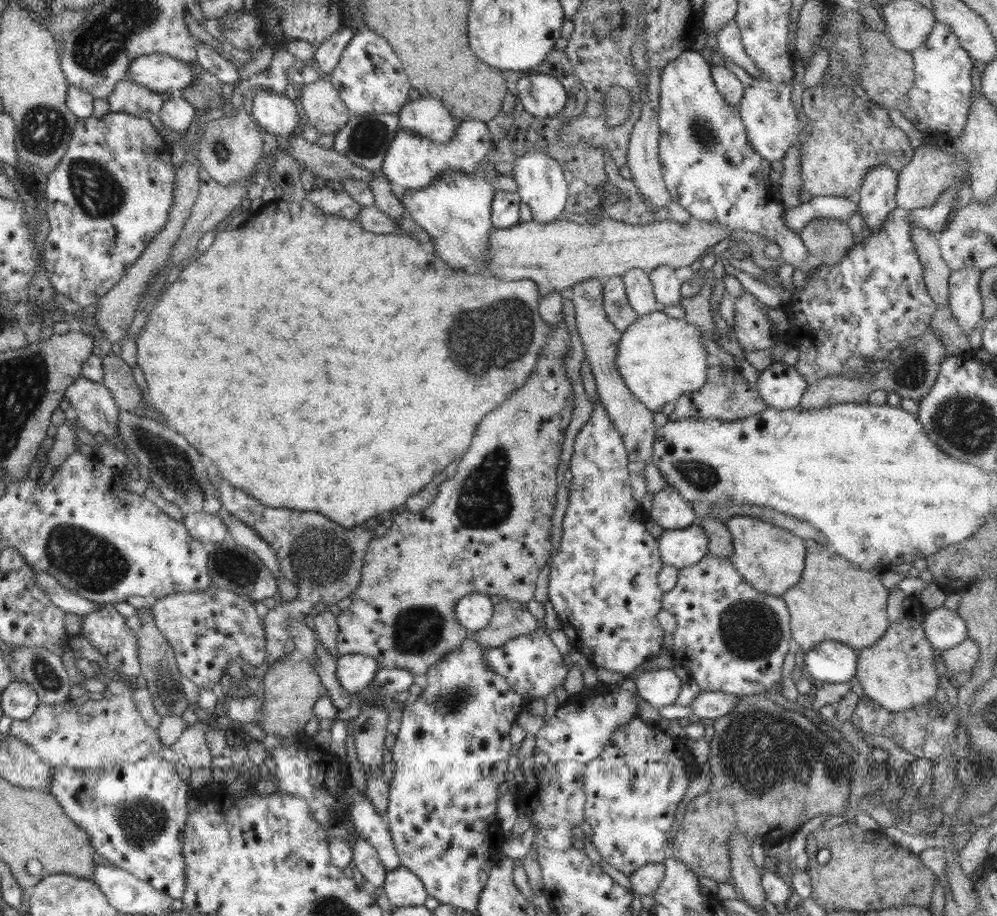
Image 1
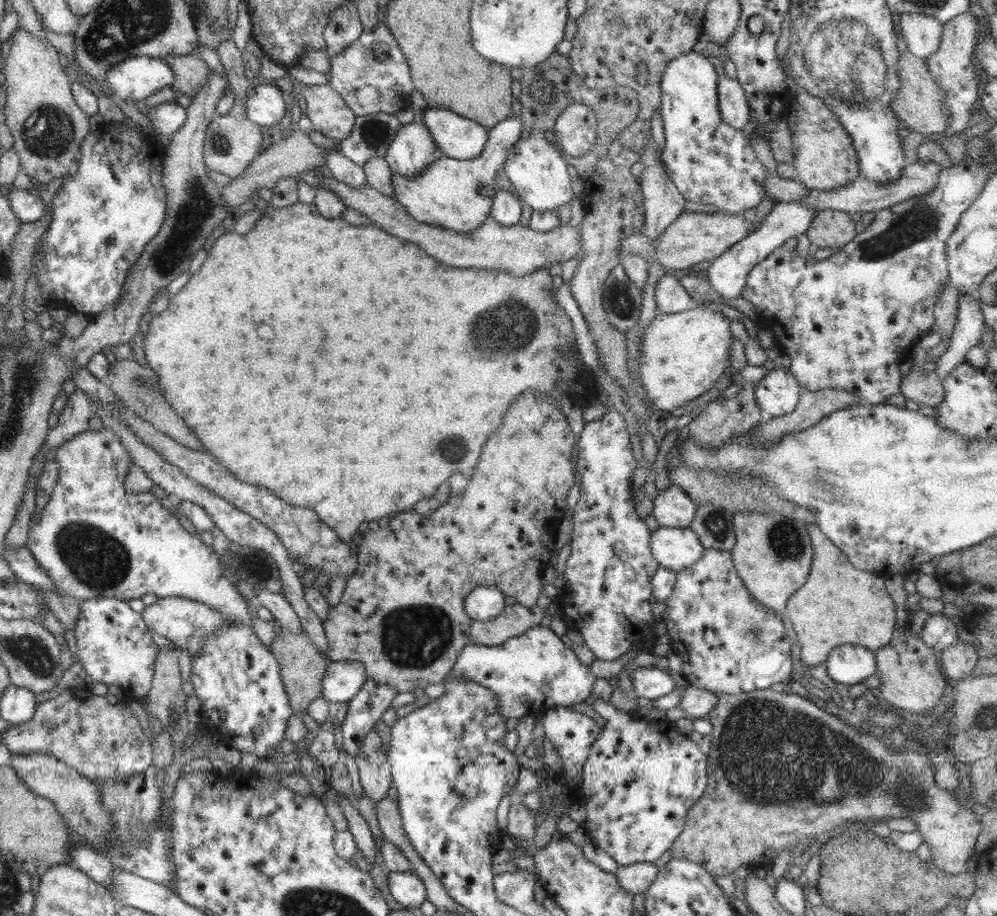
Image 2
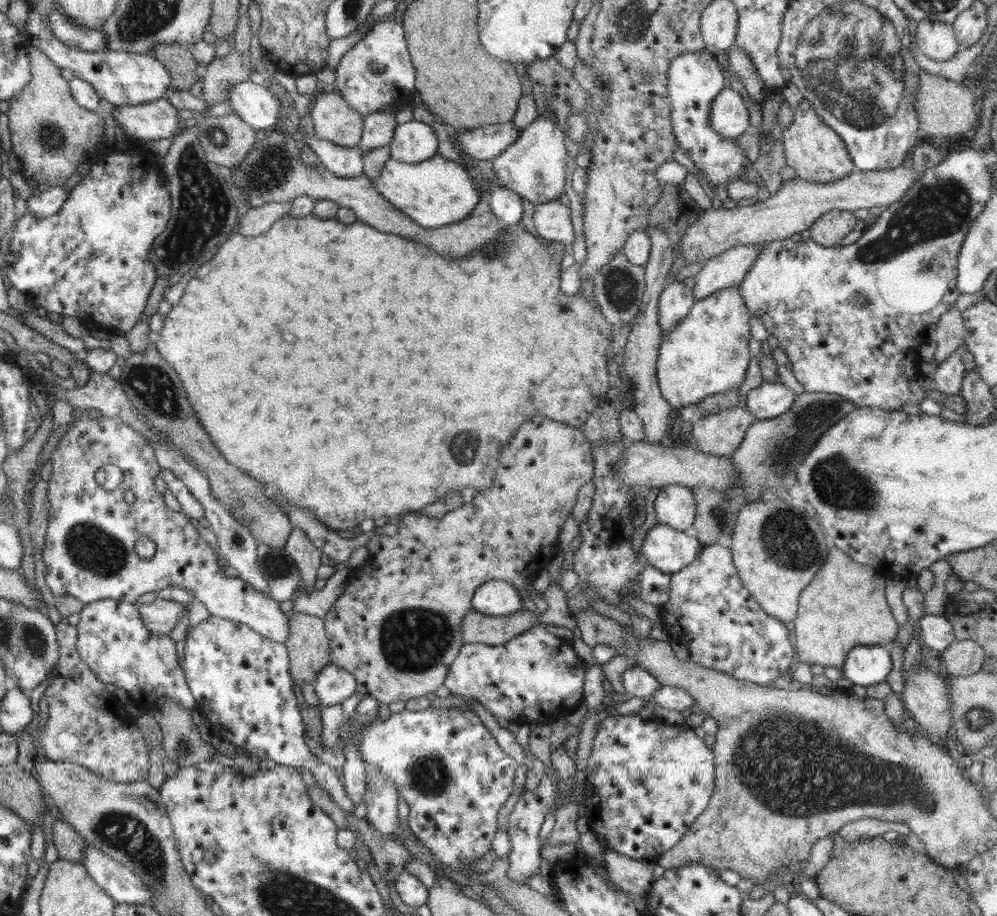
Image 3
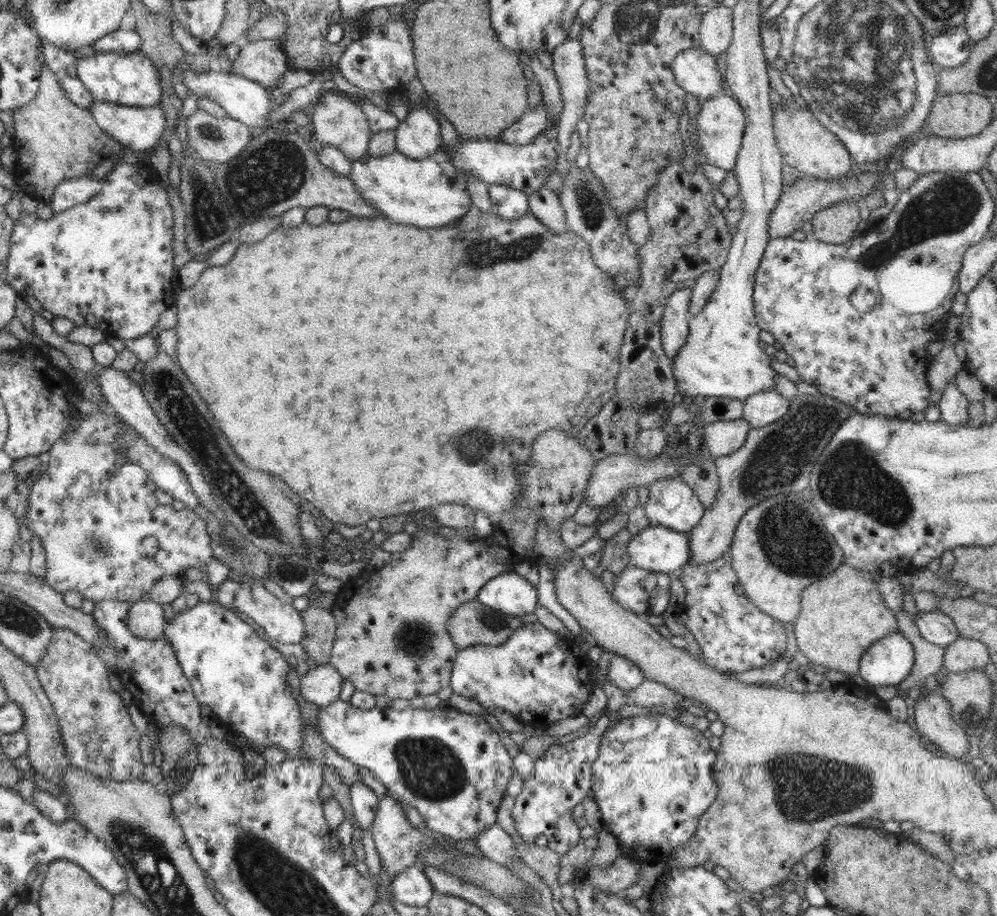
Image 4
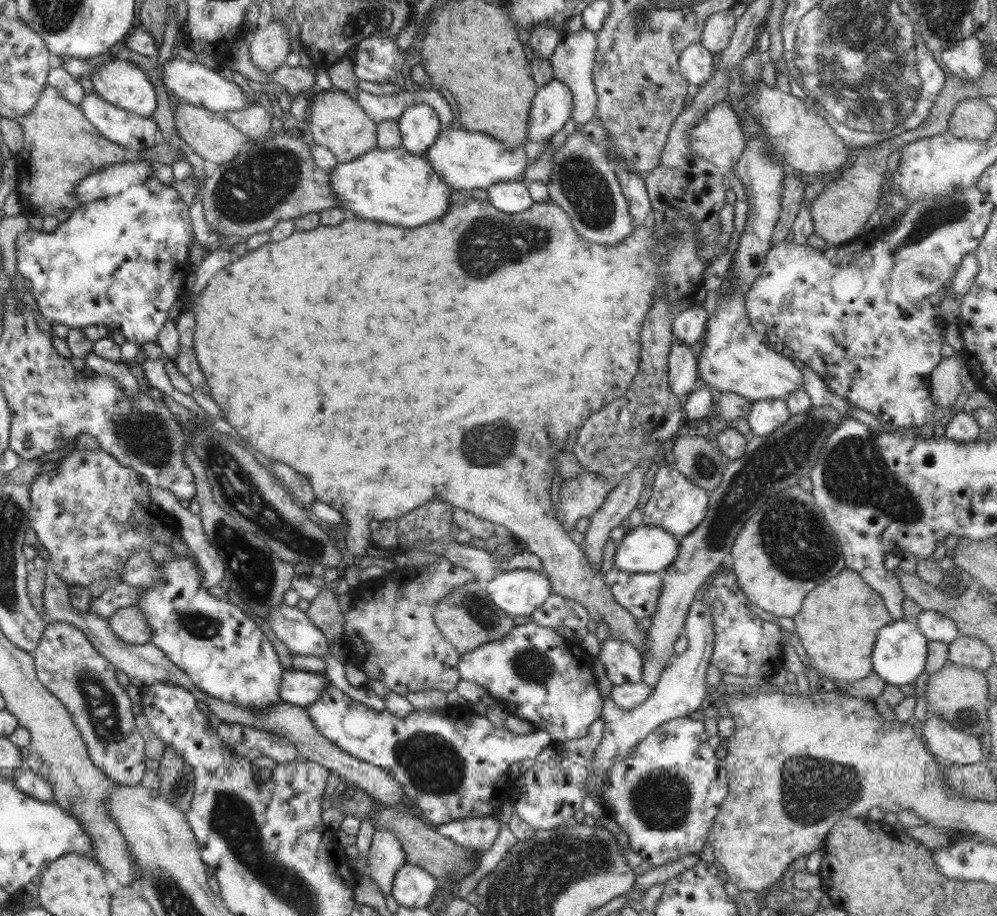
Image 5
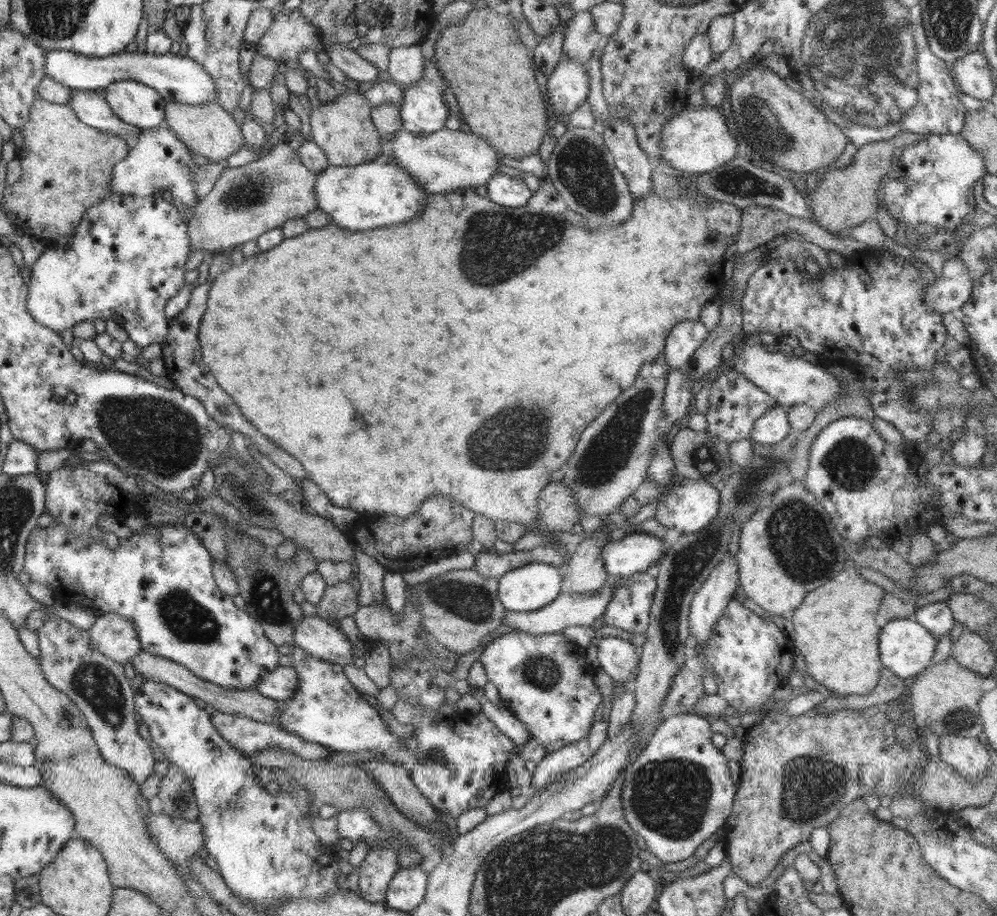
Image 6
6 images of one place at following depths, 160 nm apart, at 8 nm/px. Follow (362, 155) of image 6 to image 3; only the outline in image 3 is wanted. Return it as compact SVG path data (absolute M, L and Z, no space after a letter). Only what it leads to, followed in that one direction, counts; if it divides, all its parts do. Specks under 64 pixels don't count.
M333 88L325 89L311 109L309 115L318 138L348 148L359 148L363 117L350 107L339 92Z

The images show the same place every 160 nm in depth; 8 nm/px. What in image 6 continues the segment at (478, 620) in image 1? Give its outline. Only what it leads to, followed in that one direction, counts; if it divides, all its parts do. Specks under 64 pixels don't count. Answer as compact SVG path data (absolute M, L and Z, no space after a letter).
M544 563L515 568L499 578L498 601L506 611L538 611L559 596L563 575L563 568Z

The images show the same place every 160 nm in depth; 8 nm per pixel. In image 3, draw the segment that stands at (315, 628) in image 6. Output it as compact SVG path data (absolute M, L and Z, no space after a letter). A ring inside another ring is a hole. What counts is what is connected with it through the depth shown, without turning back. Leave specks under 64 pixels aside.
M87 412L83 413L62 435L49 461L52 463L52 477L46 482L49 519L42 554L44 564L48 566L44 580L54 598L74 596L84 604L110 599L137 606L140 596L173 586L194 595L194 600L204 603L212 616L246 624L261 636L279 643L290 636L290 619L281 610L280 602L269 594L258 592L239 577L224 575L223 567L217 562L217 553L188 521L191 518L166 506L163 495L154 487L154 478L161 470L155 450L119 416L94 419L88 417ZM104 464L114 464L122 470L122 482L113 491L104 489L94 477L96 470ZM142 536L149 536L156 544L152 559L140 558L134 551L134 543Z

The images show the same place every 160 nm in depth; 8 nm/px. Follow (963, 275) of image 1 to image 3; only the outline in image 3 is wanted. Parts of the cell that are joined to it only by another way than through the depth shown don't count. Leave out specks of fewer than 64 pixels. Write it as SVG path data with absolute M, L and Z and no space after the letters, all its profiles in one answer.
M965 346L958 347L937 366L934 382L936 382L936 390L944 397L960 395L966 372L962 363L962 352L965 350Z

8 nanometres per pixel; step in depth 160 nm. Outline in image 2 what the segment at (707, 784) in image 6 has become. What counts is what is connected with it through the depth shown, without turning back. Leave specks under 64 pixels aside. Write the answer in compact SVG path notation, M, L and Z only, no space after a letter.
M596 693L599 697L591 694L588 702L590 705L604 717L606 724L601 728L598 739L593 742L591 746L591 753L588 755L587 762L583 766L581 772L582 784L580 786L582 790L582 796L584 796L584 808L586 809L587 816L584 823L584 830L589 836L593 844L598 846L600 850L604 850L606 854L609 854L614 858L619 866L632 863L649 862L655 863L664 852L671 849L672 844L678 838L678 835L682 832L686 822L686 815L689 812L689 808L702 796L702 793L707 787L707 752L708 748L701 748L700 745L692 741L689 736L682 735L677 729L676 724L670 720L653 720L651 722L645 721L642 716L632 714L631 712L623 713L617 708L614 708L609 703L608 699L602 698L604 695Z

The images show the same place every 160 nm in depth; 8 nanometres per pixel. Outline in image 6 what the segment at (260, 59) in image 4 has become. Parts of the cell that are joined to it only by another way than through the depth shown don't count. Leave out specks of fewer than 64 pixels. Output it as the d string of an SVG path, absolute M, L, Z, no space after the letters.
M299 8L291 11L286 9L276 11L270 28L256 44L258 53L283 64L283 66L293 64L298 54L305 50L313 50L318 53L324 50L324 46L321 43L318 29L305 19Z

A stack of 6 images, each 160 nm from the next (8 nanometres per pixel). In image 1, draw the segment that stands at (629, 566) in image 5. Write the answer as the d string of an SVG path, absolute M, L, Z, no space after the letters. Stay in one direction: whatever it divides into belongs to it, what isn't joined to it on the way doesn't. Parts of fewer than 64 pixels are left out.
M697 522L686 528L664 529L657 539L663 562L679 569L694 566L704 555L709 554L708 541Z

